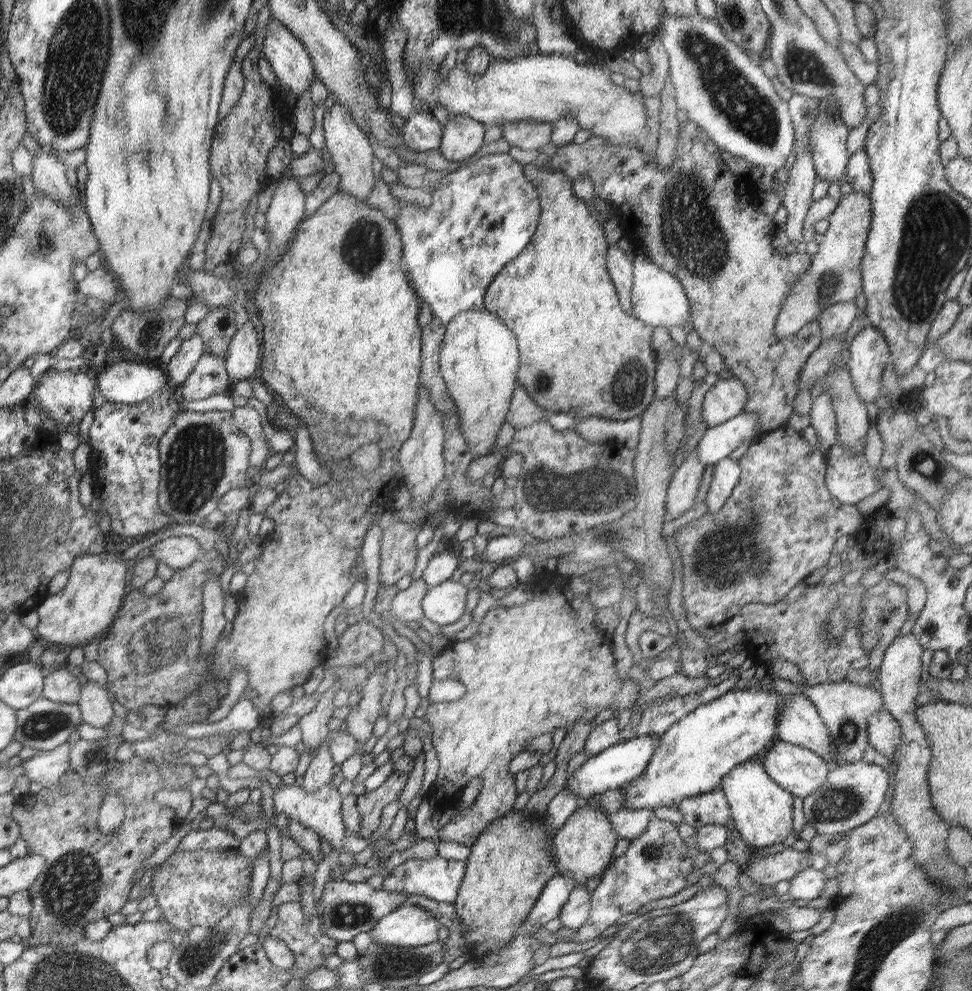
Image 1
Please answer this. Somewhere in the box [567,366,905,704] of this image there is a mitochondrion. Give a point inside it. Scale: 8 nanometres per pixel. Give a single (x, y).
(732, 555)

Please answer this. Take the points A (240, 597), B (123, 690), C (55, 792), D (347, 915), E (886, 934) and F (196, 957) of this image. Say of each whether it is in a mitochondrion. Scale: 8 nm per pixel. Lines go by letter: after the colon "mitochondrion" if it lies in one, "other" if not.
A: other
B: other
C: other
D: mitochondrion
E: mitochondrion
F: mitochondrion

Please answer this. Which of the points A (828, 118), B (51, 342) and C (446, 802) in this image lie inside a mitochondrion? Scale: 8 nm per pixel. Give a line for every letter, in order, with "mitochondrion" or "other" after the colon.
A: mitochondrion
B: other
C: other

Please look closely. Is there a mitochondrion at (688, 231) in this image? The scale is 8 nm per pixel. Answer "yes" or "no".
yes

